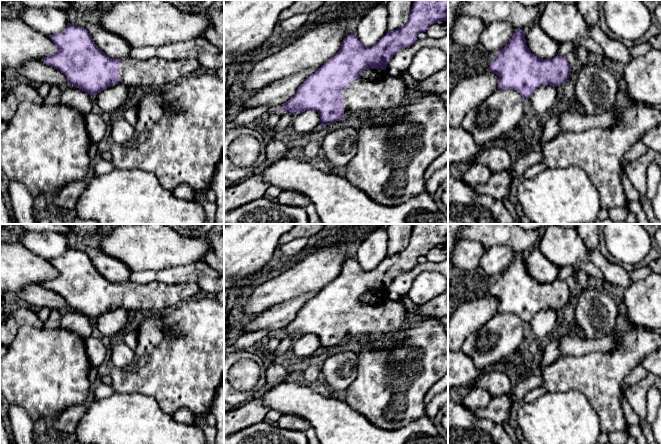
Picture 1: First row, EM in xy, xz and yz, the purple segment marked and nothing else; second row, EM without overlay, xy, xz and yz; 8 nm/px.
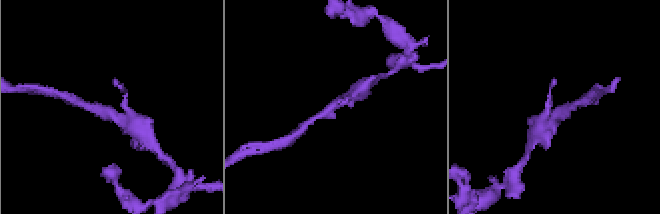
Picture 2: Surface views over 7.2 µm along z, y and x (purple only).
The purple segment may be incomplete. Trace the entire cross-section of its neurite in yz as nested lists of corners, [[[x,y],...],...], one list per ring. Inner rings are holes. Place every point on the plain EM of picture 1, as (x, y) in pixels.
[[[515,253],[509,267],[497,277],[488,295],[499,301],[497,313],[514,313],[524,323],[530,323],[538,311],[564,309],[570,299],[571,291],[566,281],[555,280],[543,283],[531,277],[526,269],[525,254]]]

